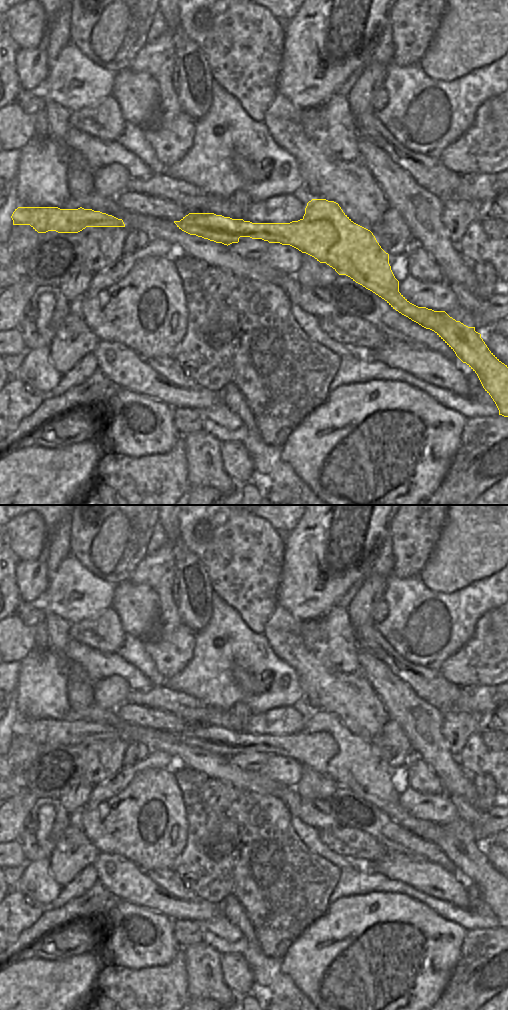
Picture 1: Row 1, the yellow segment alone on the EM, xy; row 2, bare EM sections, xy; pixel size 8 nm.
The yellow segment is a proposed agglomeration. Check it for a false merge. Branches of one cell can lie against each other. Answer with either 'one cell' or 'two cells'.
two cells

